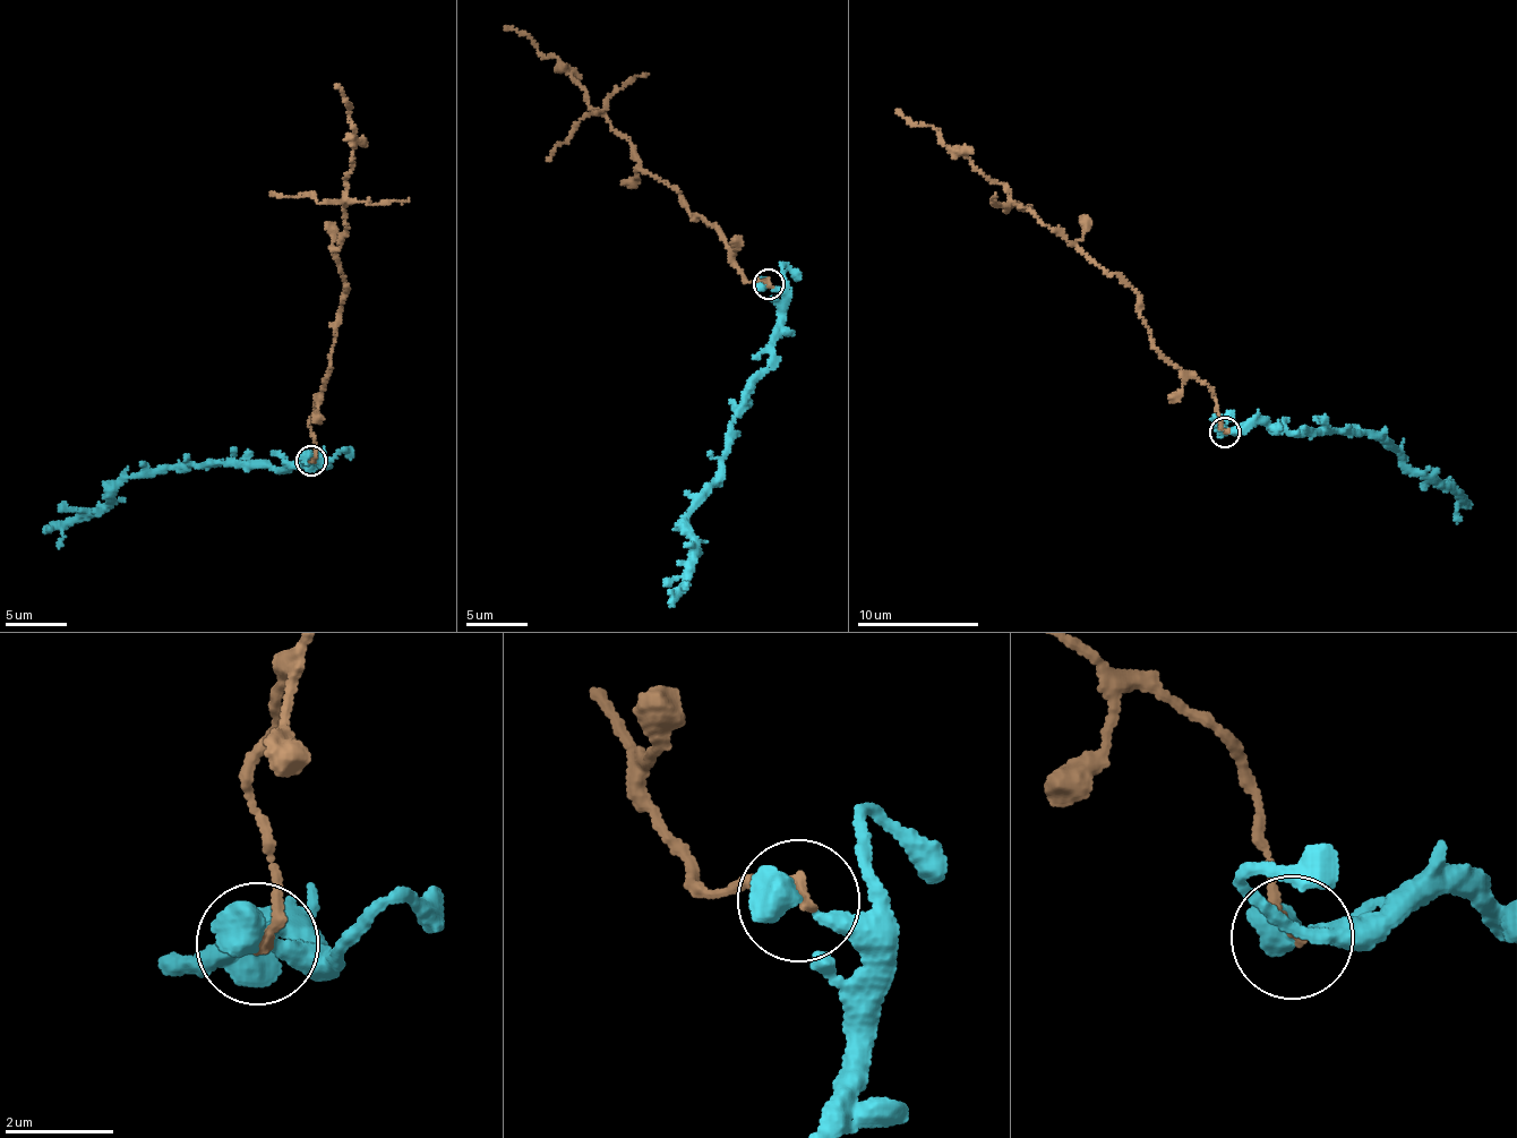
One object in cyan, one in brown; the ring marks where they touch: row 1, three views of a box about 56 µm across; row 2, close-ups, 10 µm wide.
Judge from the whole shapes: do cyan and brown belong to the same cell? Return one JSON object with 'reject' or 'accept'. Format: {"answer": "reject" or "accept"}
{"answer": "reject"}

